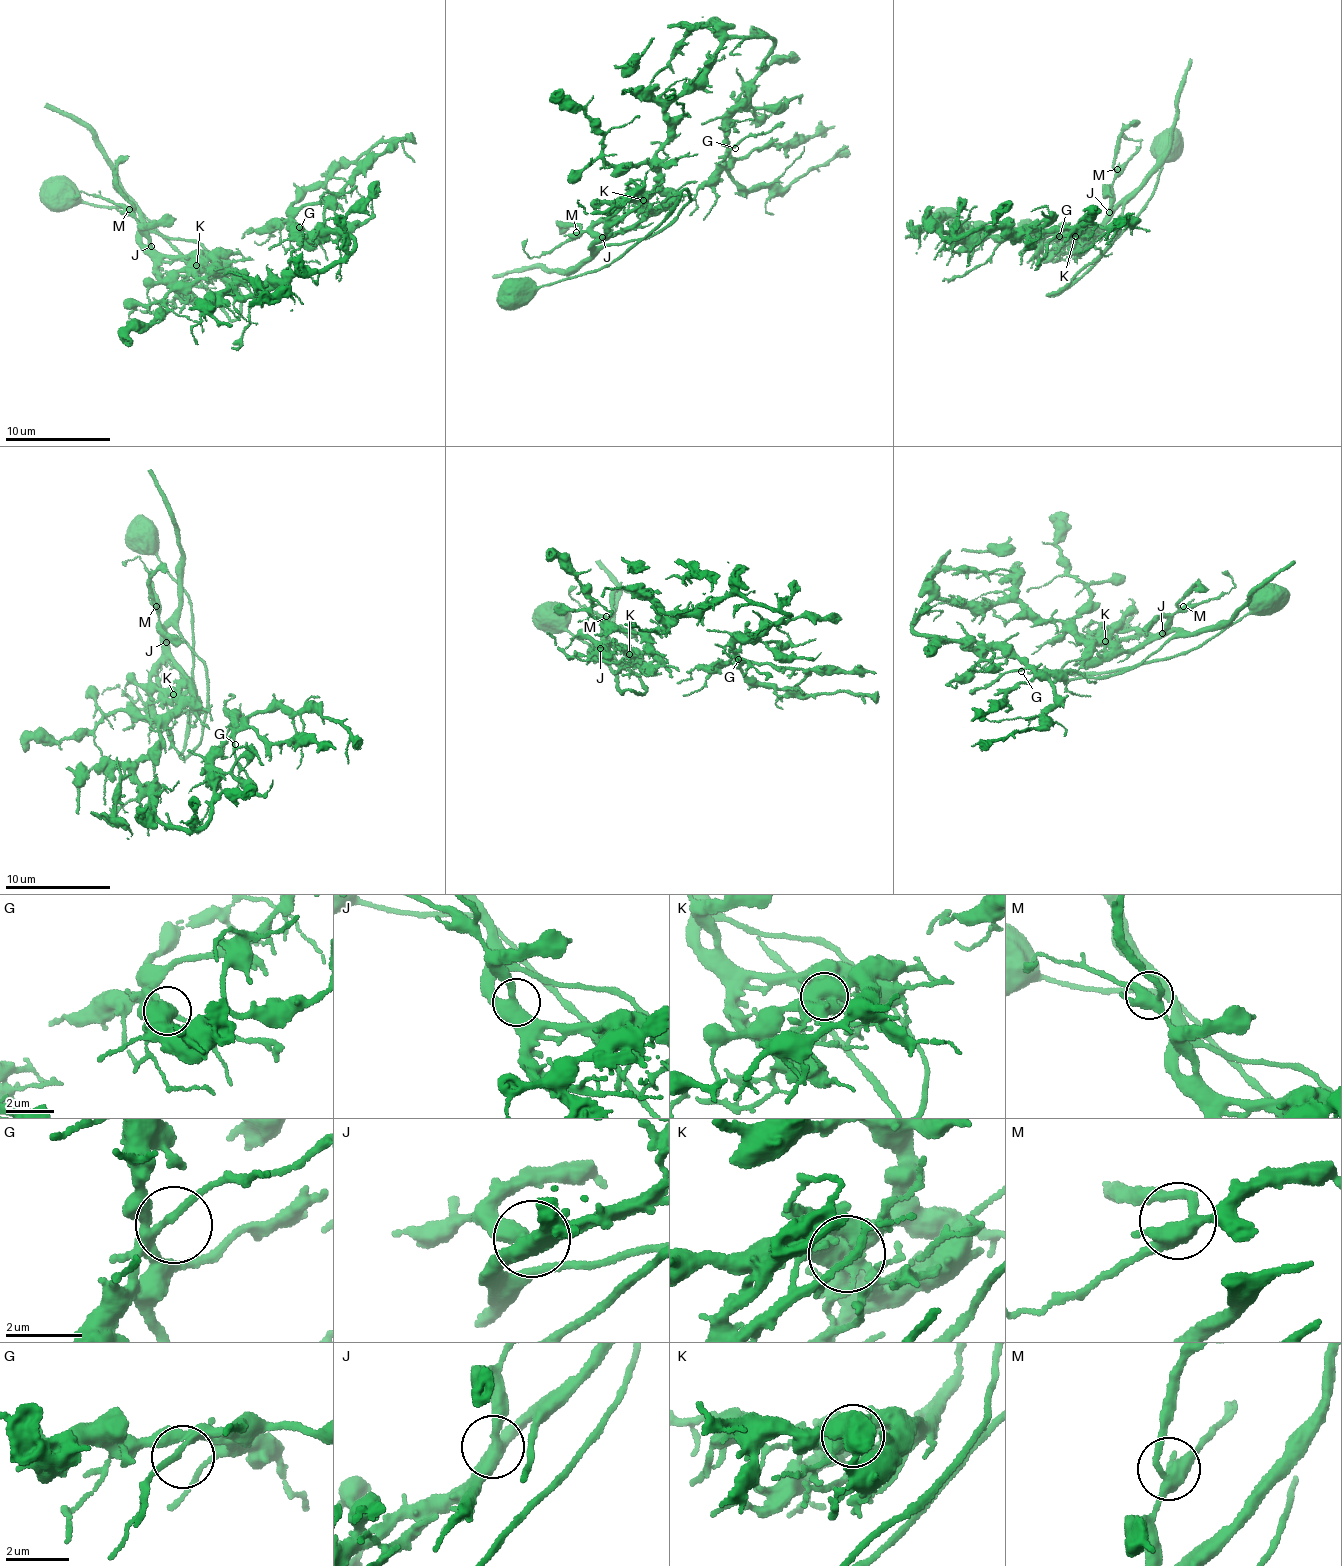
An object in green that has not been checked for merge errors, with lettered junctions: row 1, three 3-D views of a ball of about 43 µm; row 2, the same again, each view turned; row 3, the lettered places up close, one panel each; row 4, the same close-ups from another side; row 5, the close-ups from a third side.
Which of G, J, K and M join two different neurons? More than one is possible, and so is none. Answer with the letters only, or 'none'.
K

